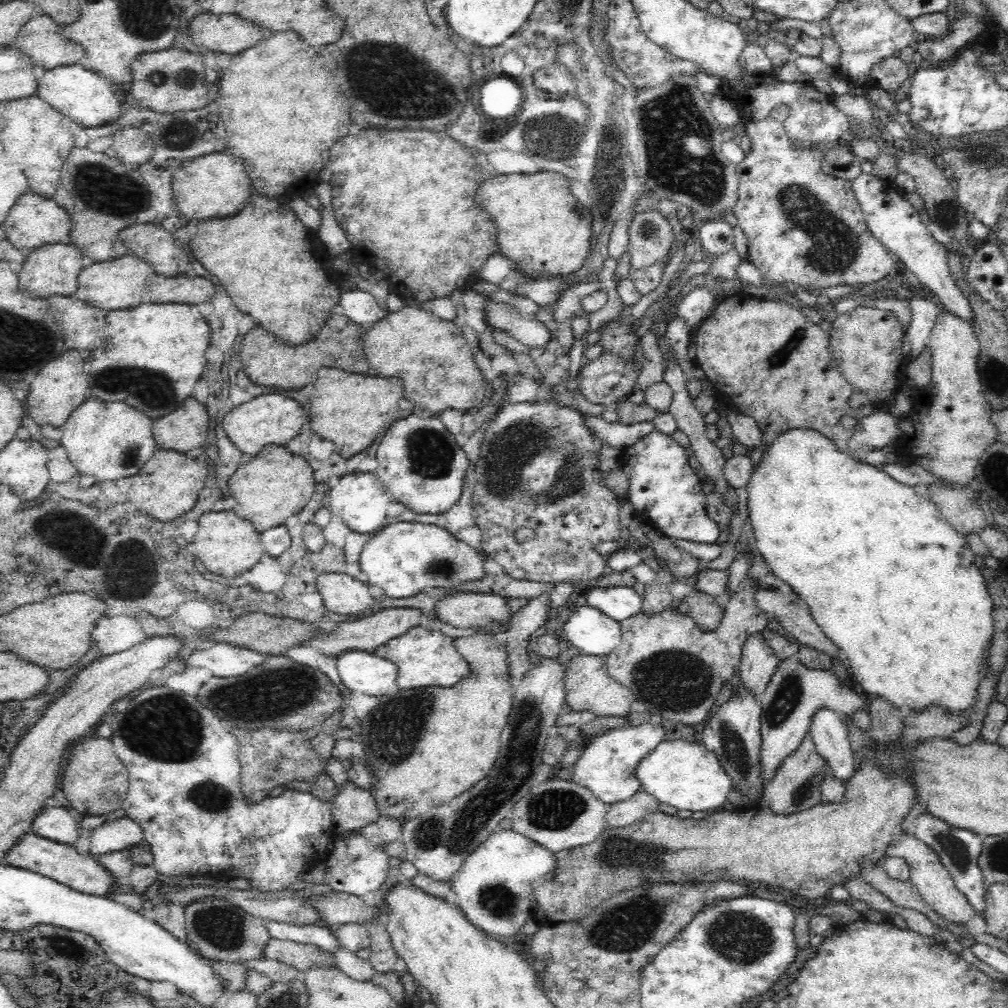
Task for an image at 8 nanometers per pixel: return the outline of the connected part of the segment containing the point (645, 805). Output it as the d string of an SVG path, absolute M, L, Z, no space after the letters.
M644 790L635 792L629 799L609 805L605 819L606 829L624 828L647 814L658 811L659 802Z

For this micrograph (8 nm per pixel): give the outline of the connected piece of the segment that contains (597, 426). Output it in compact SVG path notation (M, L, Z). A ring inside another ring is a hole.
M586 416L586 427L603 442L623 451L632 447L635 442L641 440L654 429L652 422L642 422L634 425L622 425L618 423L606 422L601 417Z

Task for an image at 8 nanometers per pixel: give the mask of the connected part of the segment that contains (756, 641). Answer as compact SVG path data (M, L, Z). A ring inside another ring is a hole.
M760 635L747 638L742 647L741 688L759 700L770 684L770 679L774 676L779 663L780 660L774 655L772 648L764 643Z

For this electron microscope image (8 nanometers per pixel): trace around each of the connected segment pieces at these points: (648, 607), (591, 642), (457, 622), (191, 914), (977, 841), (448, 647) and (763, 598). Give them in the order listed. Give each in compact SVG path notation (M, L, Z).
M664 563L656 565L656 578L646 587L641 612L658 614L673 607L675 599L670 594L670 588L674 579Z
M588 605L576 607L563 626L566 640L581 654L608 656L621 642L620 623Z
M458 592L441 597L434 604L435 616L454 628L485 628L490 621L506 622L510 608L506 598L480 592Z
M224 898L196 900L184 907L184 918L188 942L207 961L243 963L264 958L263 951L271 940L265 920L229 904Z
M922 813L916 818L916 825L912 831L912 837L928 845L938 858L942 865L946 867L951 878L954 880L958 891L964 894L964 897L974 907L976 914L985 918L985 885L982 872L978 867L978 856L982 850L983 836L979 836L970 830L964 830L962 827L950 826L942 818L936 818L928 813Z
M415 626L412 630L398 638L390 639L386 644L373 650L374 655L385 658L394 663L398 670L396 689L421 689L426 687L450 688L462 678L471 674L471 669L466 659L458 654L454 648L454 638L444 635L442 631L429 632Z
M783 591L754 592L756 607L775 618L799 644L828 655L830 659L842 660L841 650L825 634L810 615L810 609L796 593L784 594Z

